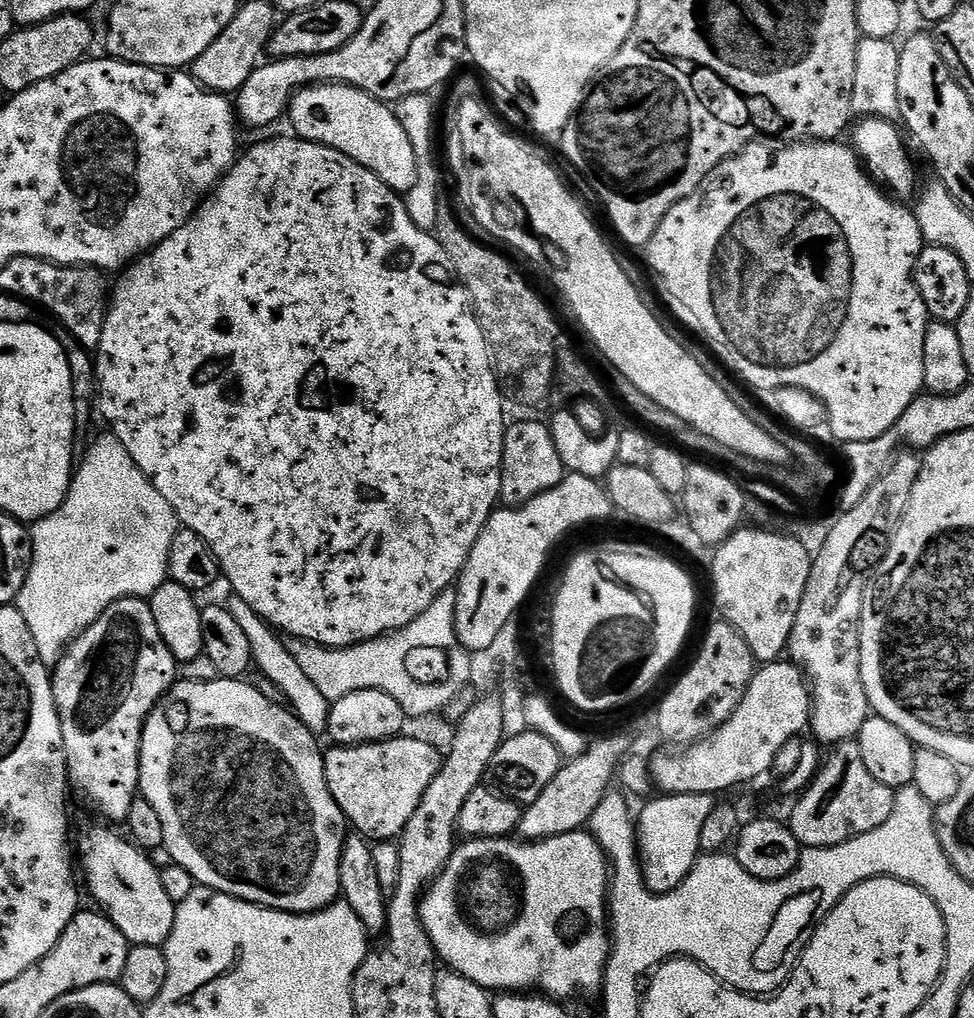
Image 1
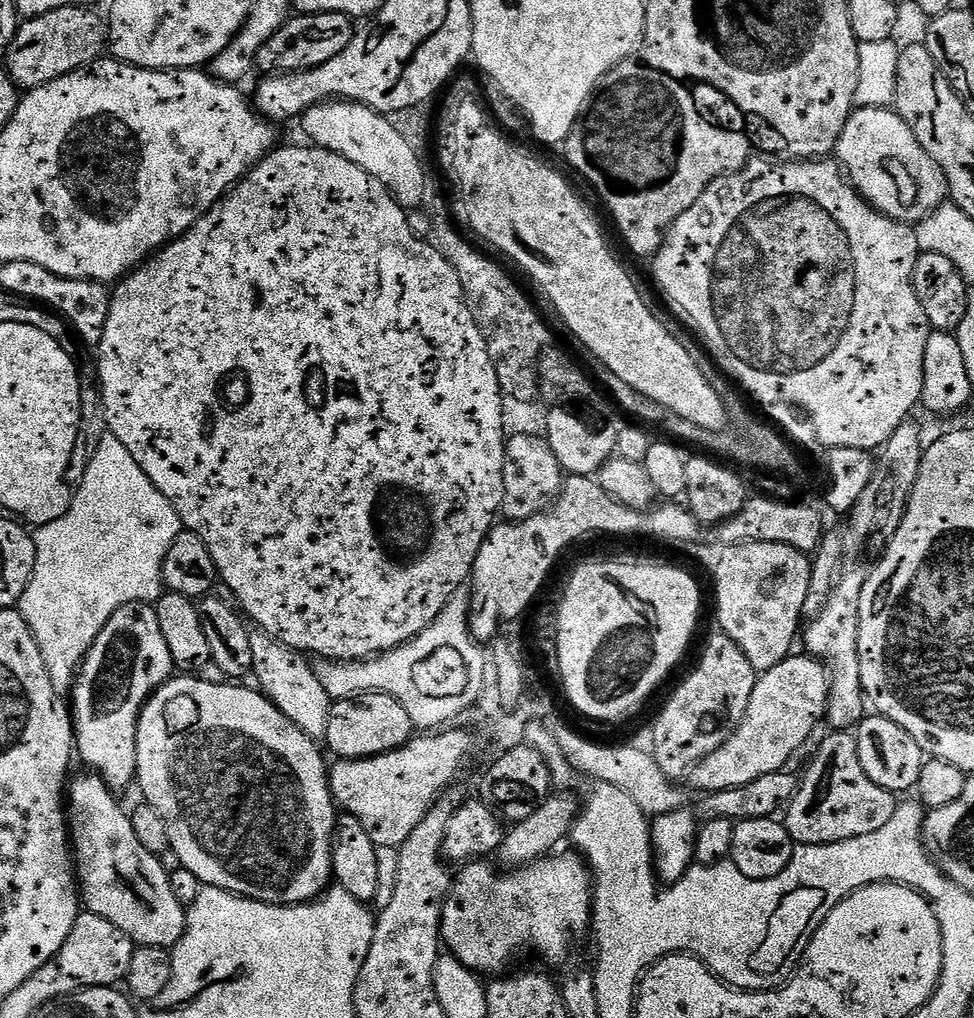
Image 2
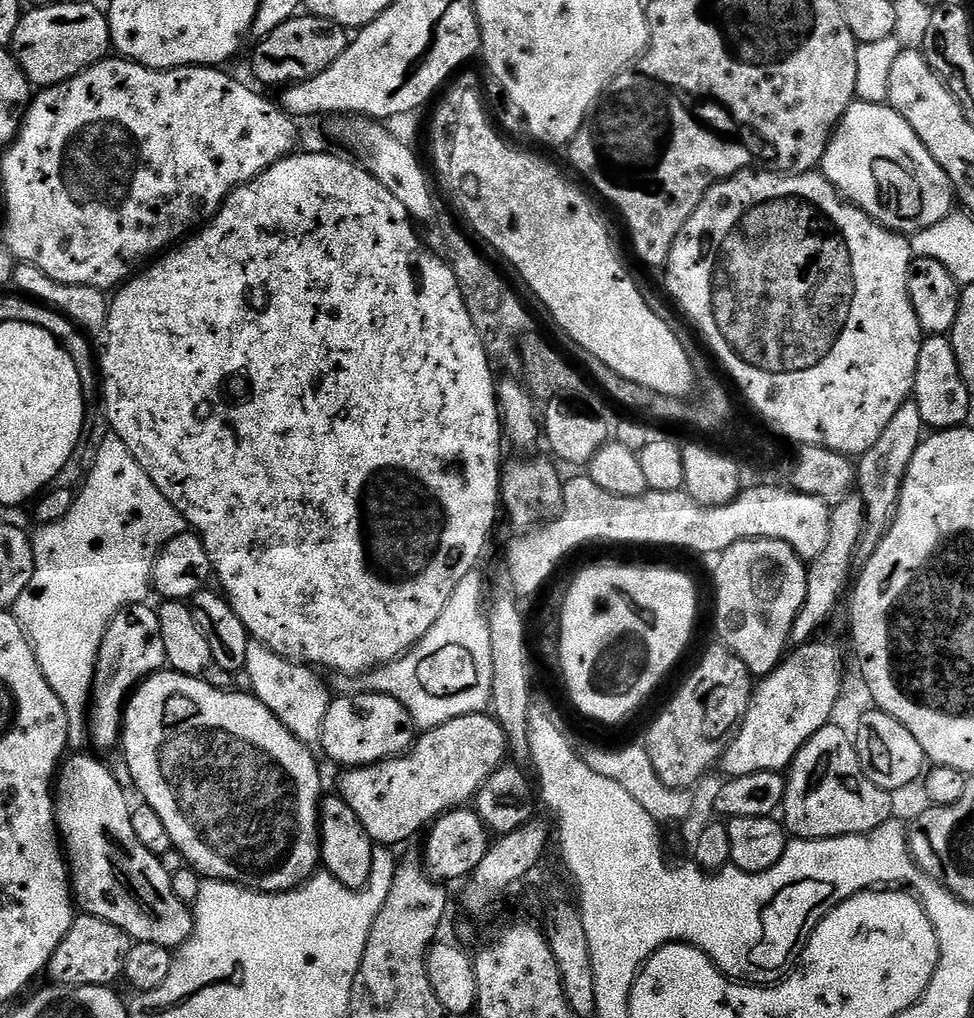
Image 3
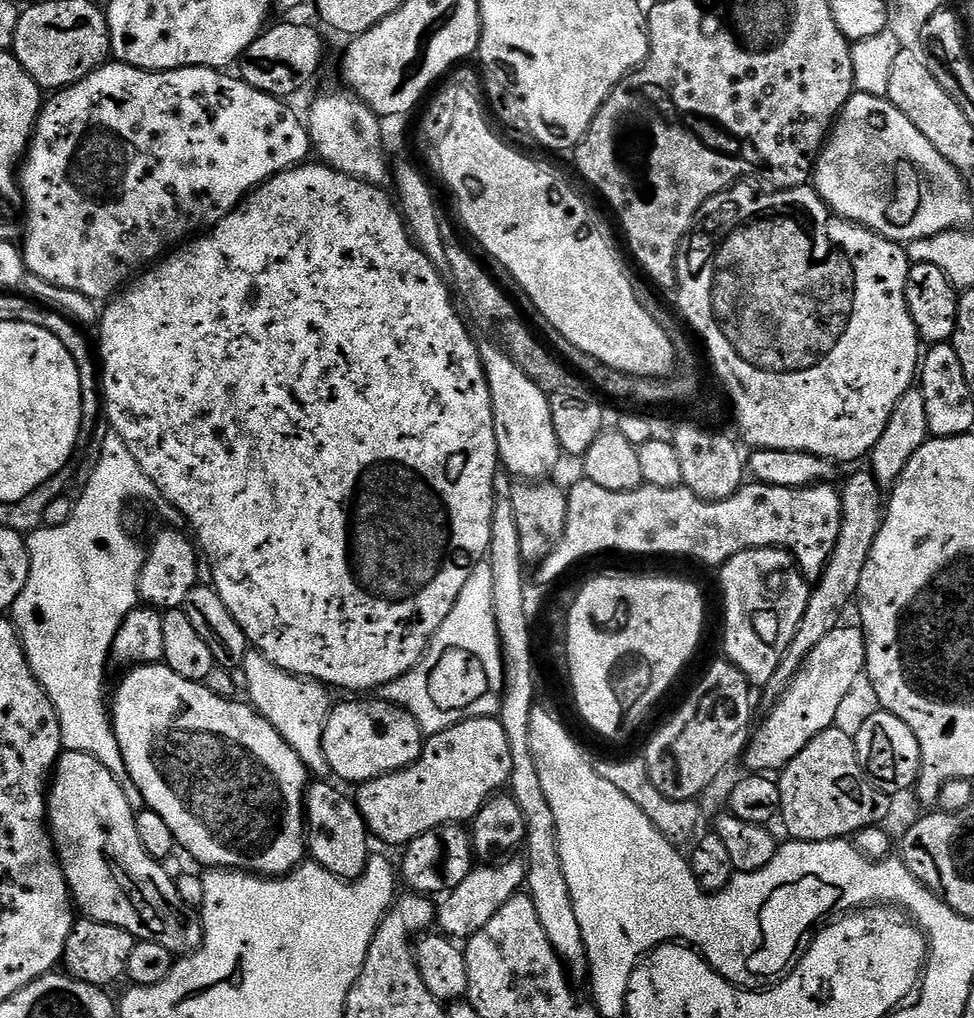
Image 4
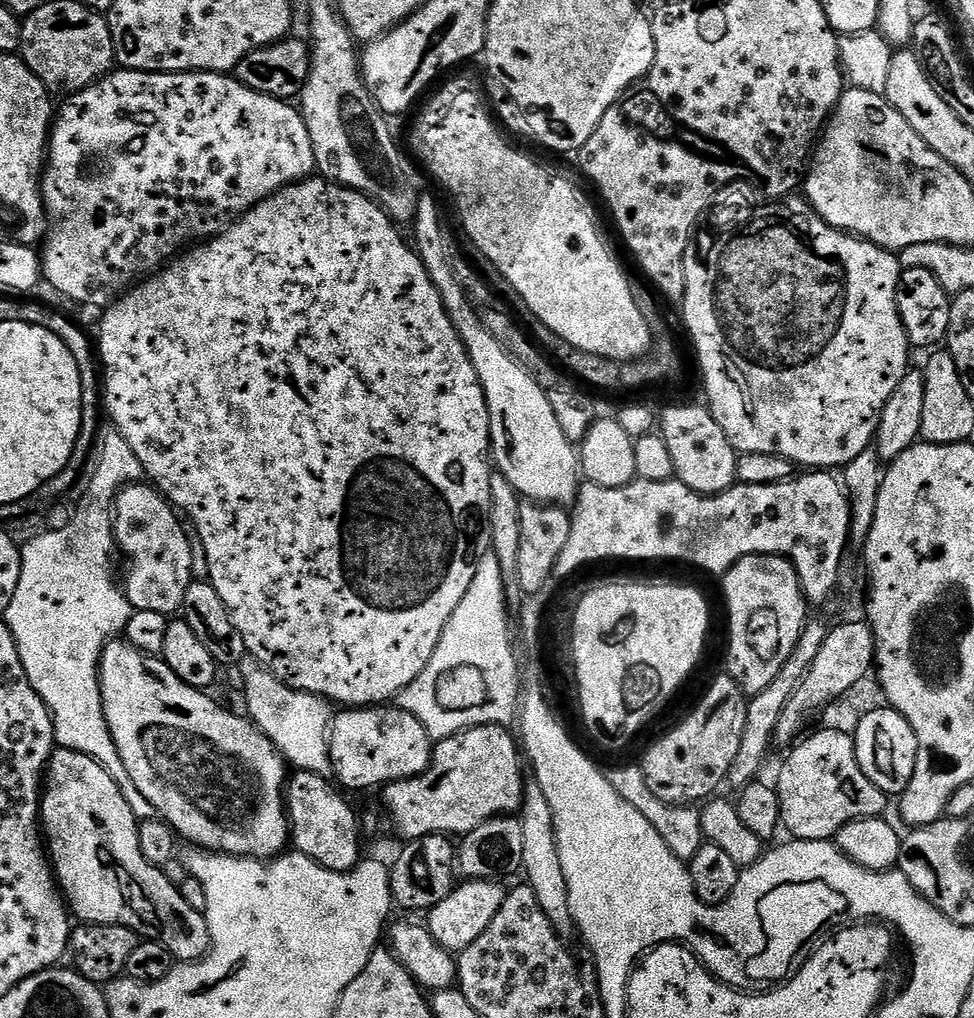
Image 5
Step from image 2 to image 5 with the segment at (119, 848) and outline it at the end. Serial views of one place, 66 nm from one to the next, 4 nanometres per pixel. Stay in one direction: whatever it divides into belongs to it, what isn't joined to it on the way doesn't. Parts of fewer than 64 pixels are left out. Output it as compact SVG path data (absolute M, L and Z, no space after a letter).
M57 747L48 760L46 783L40 797L40 818L46 851L56 878L56 883L77 921L86 924L117 924L134 930L146 939L159 939L180 962L199 962L212 946L208 919L203 912L190 910L186 898L182 898L179 887L166 878L160 866L152 864L138 846L140 825L132 813L130 802L122 798L118 782L106 774L106 770L94 758L78 754L74 750Z

